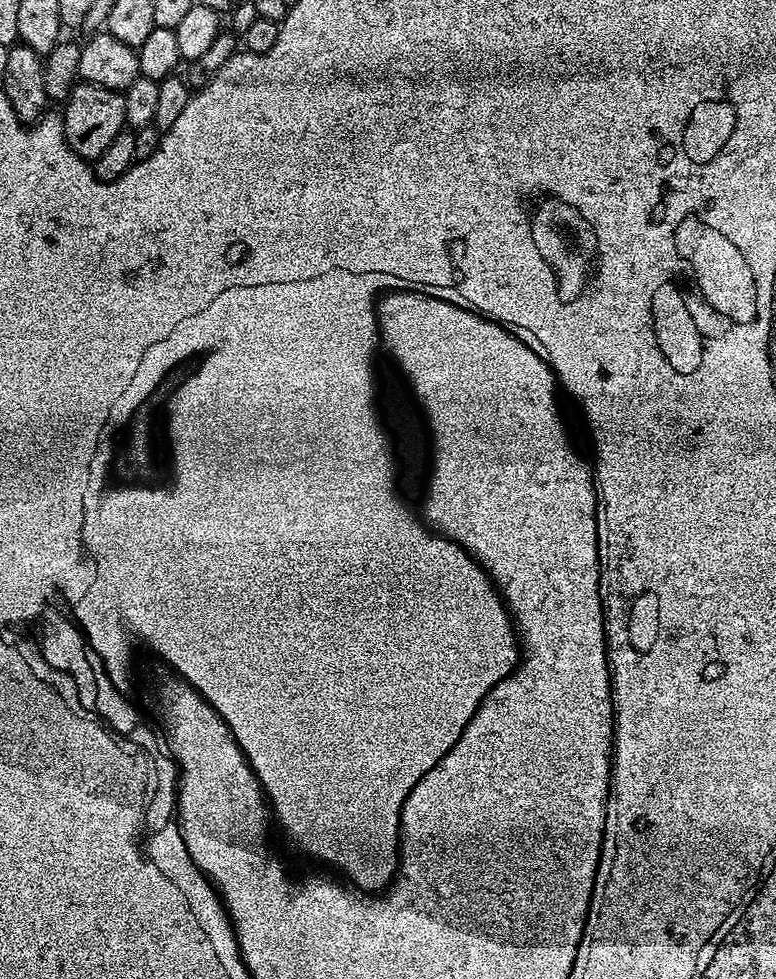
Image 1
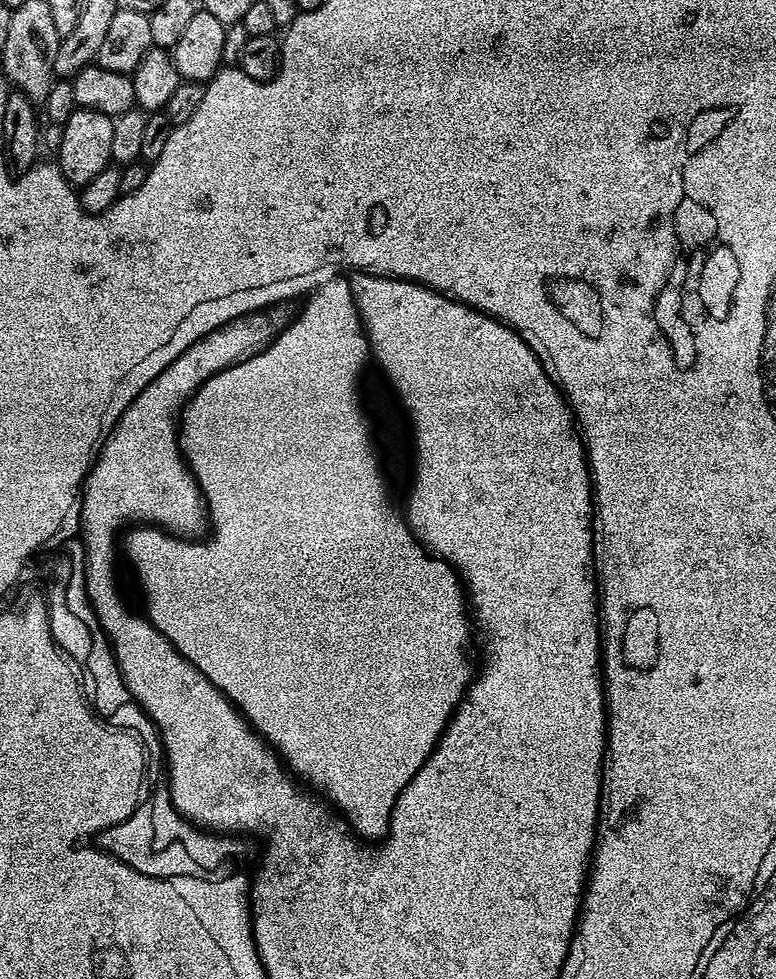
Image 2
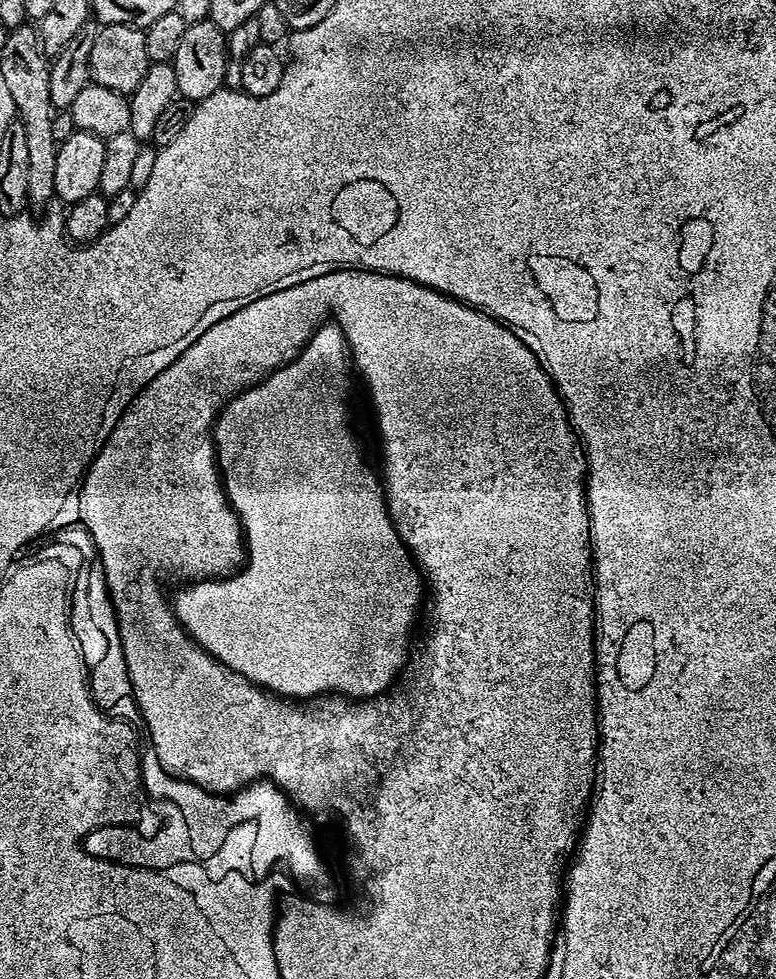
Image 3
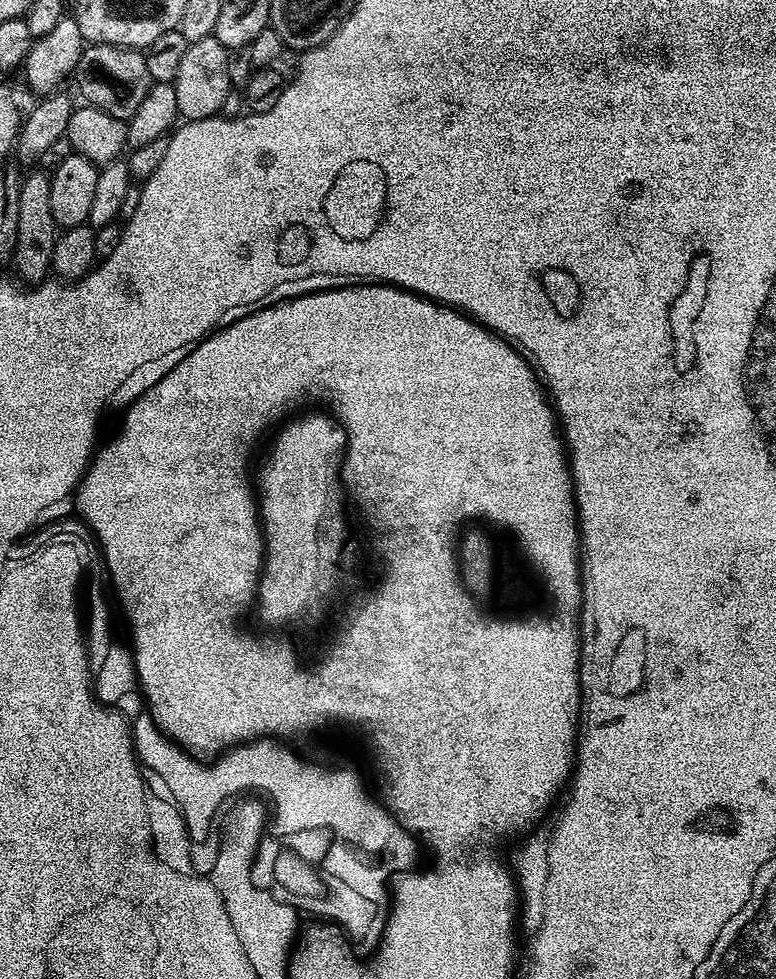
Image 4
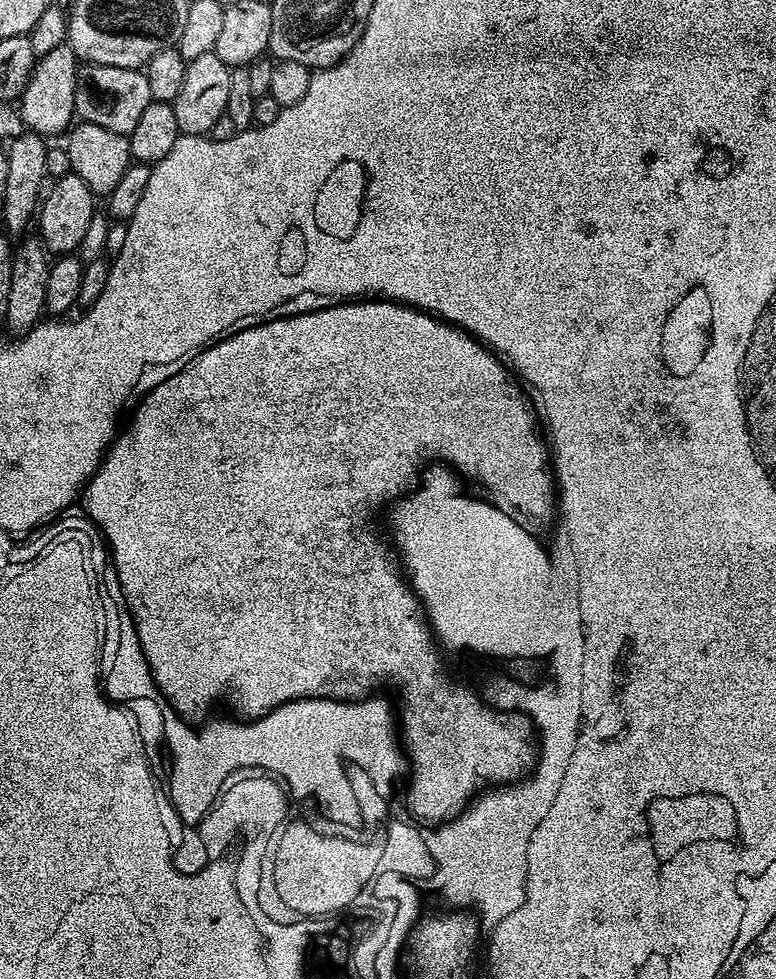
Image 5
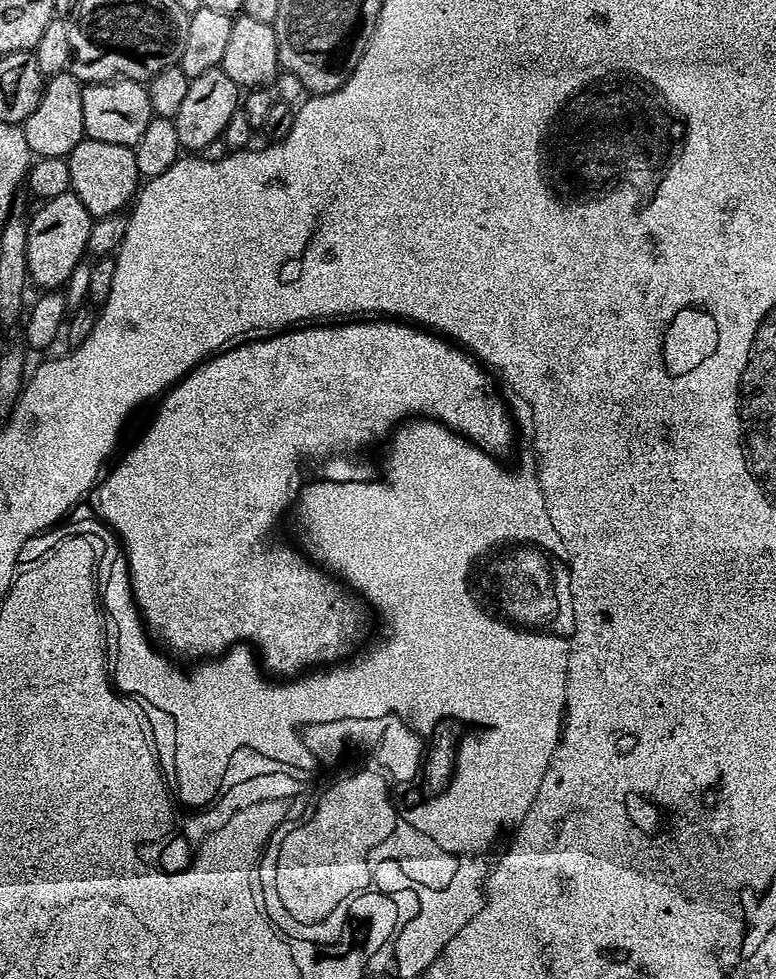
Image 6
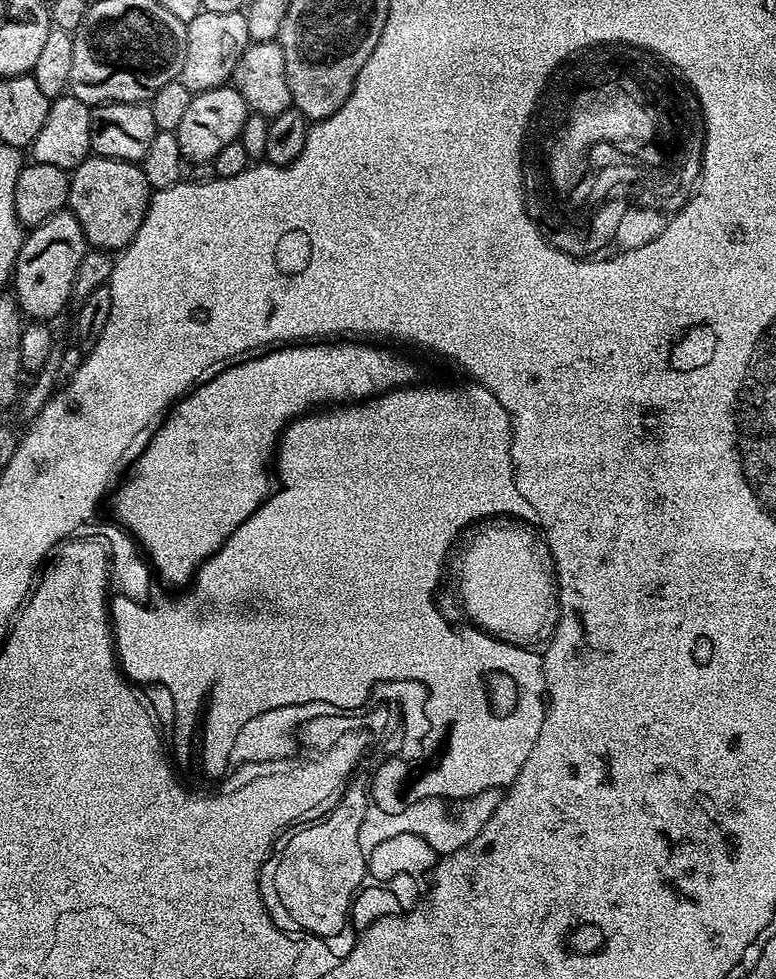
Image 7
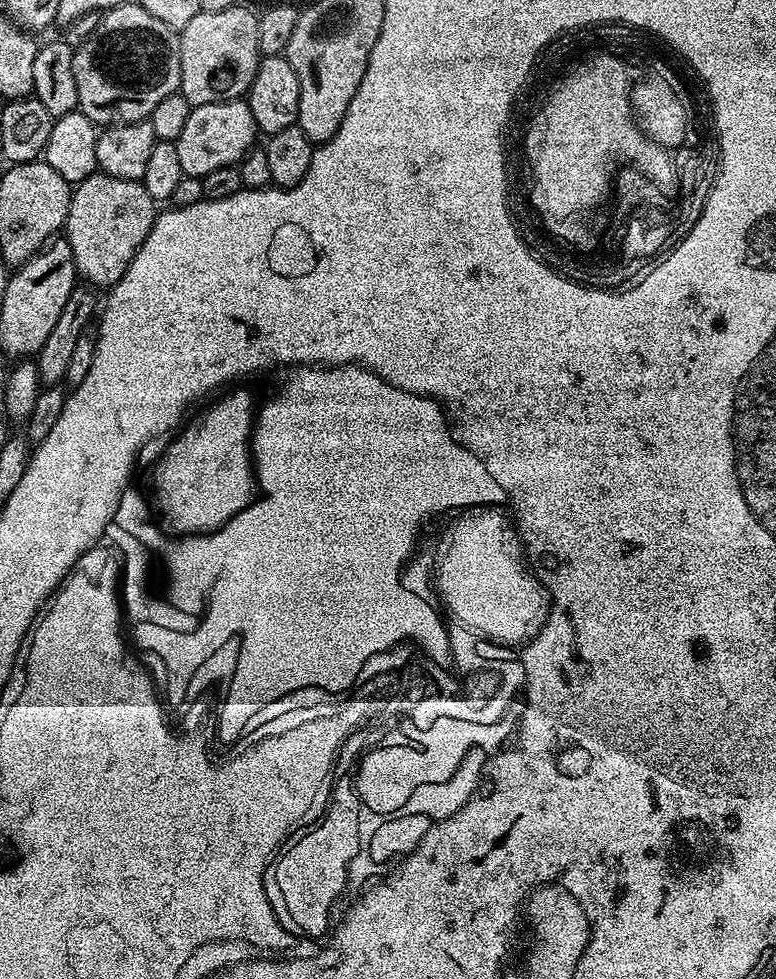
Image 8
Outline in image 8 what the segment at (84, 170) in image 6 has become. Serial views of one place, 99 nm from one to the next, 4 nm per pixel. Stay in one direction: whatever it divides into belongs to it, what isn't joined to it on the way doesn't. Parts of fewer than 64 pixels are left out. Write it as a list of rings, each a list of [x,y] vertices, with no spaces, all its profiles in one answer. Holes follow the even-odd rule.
[[[97,170],[75,185],[68,211],[66,239],[79,279],[100,290],[111,289],[122,274],[126,274],[142,242],[146,242],[146,234],[150,234],[157,215],[158,201],[146,194],[146,186],[141,181],[114,178]]]

